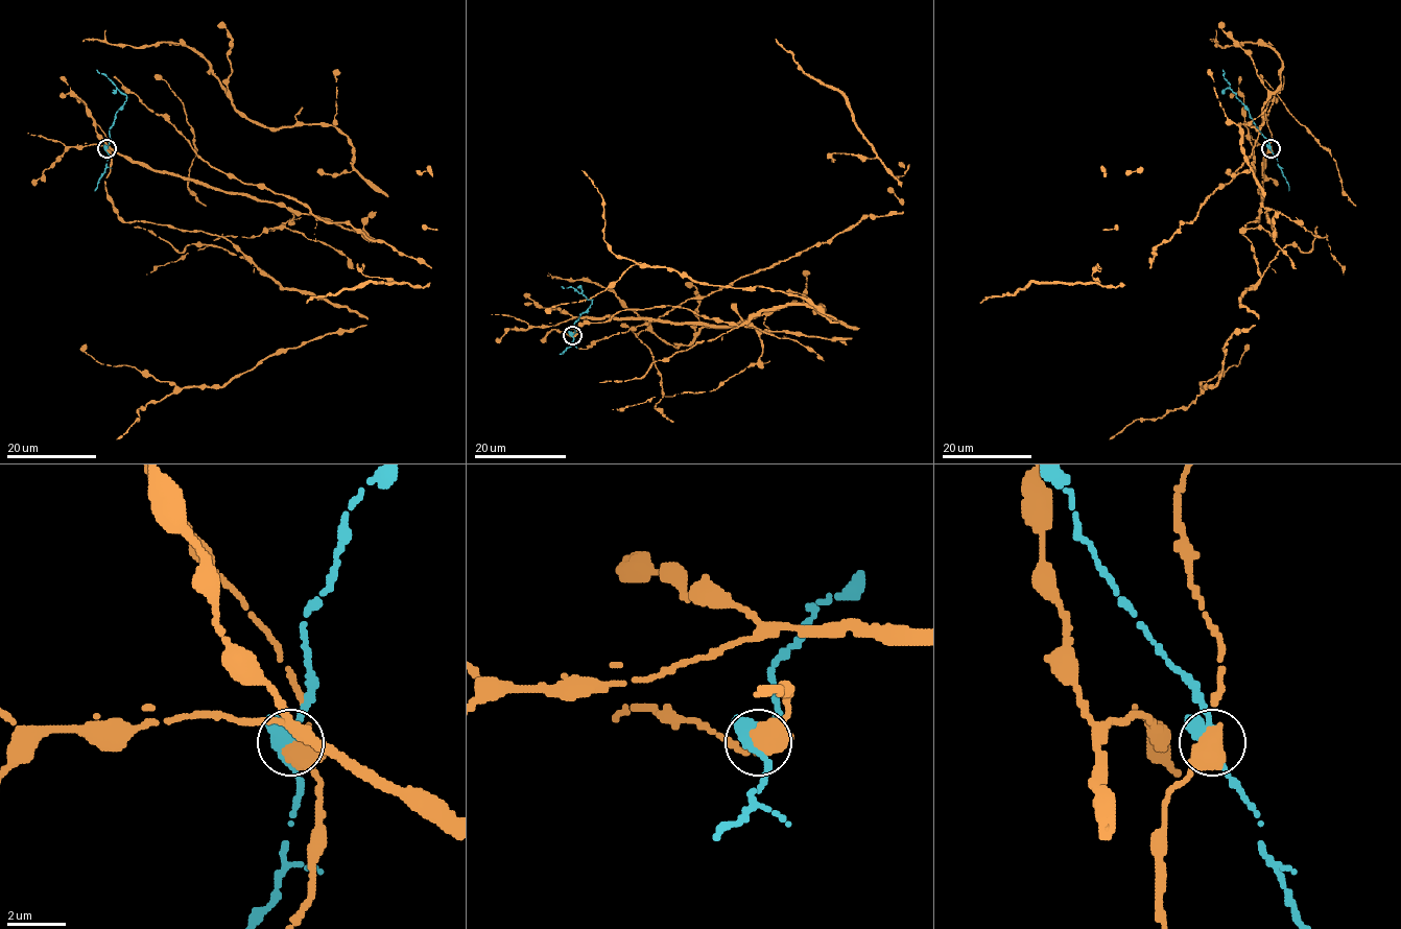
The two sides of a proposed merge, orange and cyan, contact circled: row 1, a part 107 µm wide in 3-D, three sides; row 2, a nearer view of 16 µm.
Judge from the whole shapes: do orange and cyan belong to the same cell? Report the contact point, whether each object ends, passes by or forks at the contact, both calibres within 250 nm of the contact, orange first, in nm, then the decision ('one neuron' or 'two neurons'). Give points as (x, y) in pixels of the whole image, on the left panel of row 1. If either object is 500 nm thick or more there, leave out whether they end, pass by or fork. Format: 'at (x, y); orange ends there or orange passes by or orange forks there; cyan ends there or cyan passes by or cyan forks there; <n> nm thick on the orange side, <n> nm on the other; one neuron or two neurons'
at (107, 148); 650 nm thick on the orange side, 360 nm on the other; two neurons

